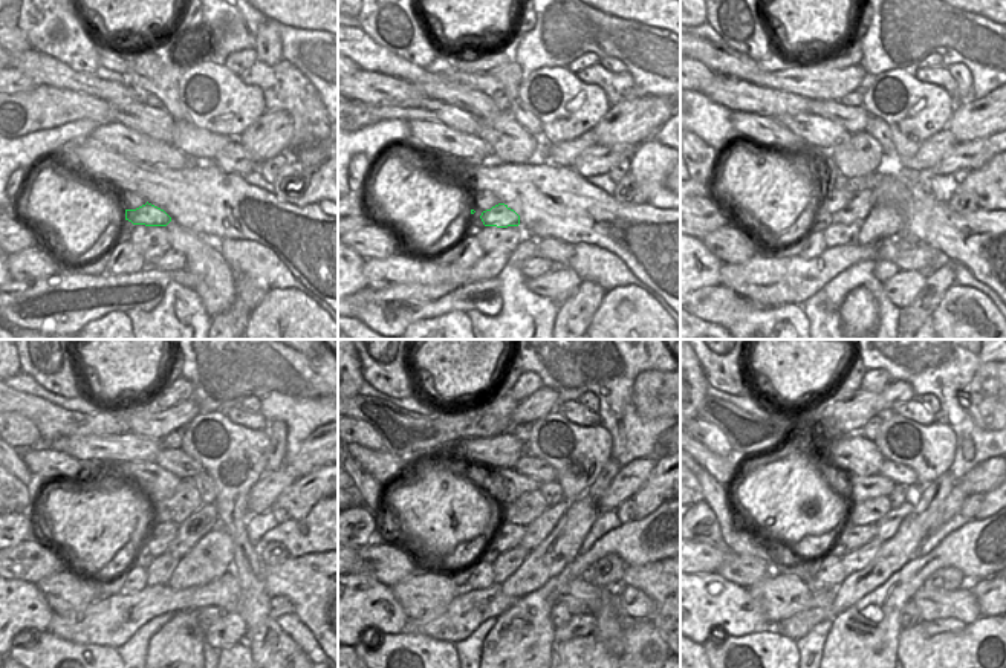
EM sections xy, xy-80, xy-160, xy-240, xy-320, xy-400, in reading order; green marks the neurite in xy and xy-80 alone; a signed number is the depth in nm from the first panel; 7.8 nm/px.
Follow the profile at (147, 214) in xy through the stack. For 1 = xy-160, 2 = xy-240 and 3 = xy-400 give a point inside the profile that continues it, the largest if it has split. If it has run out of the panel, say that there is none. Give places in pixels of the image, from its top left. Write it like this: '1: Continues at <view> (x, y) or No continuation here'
1: Continues at xy-160 (863, 202)
2: Continues at xy-240 (204, 520)
3: Continues at xy-400 (887, 526).

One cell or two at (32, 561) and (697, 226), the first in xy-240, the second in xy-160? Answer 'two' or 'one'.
one

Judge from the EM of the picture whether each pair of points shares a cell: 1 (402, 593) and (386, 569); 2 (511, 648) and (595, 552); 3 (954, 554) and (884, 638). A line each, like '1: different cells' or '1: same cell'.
1: different cells
2: same cell
3: same cell

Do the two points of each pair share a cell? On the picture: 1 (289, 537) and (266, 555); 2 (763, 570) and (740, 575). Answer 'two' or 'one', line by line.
1: two
2: one

